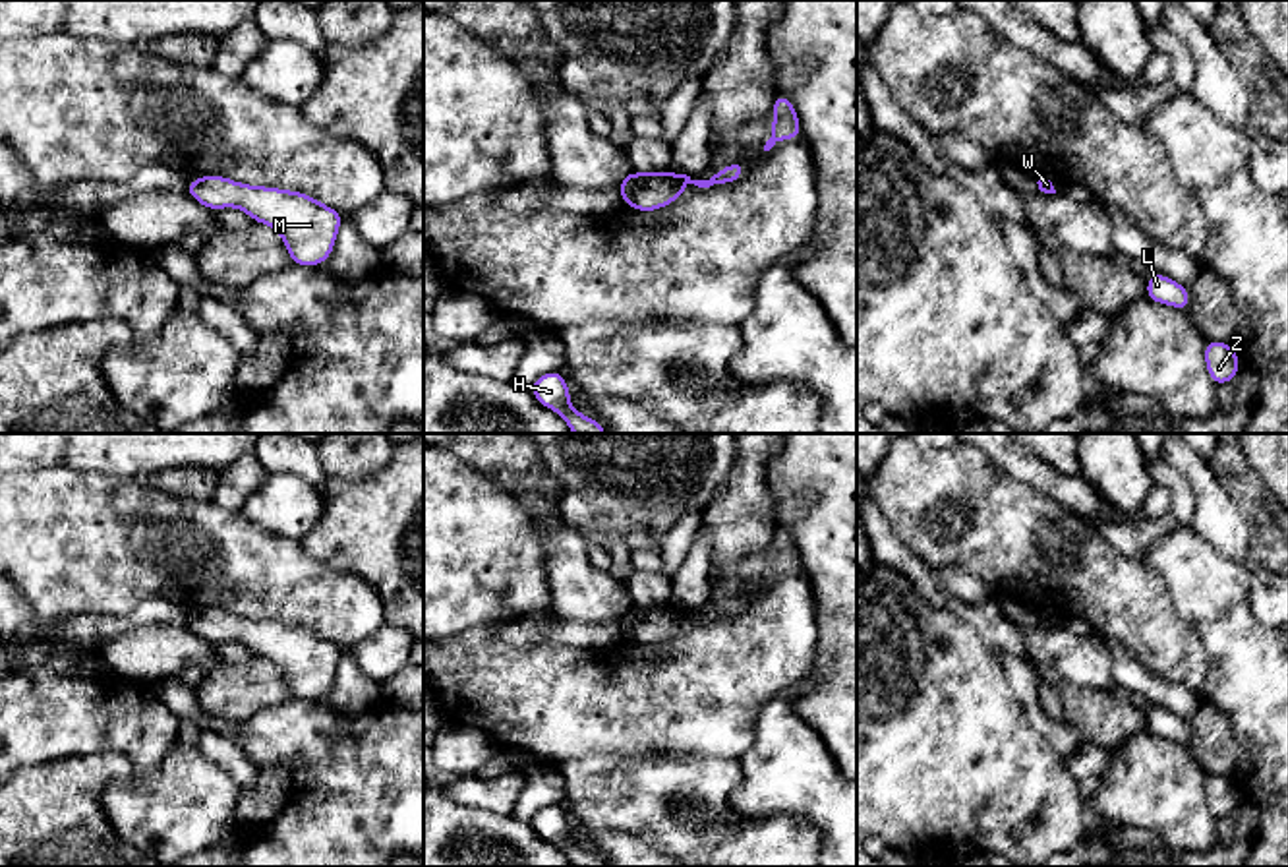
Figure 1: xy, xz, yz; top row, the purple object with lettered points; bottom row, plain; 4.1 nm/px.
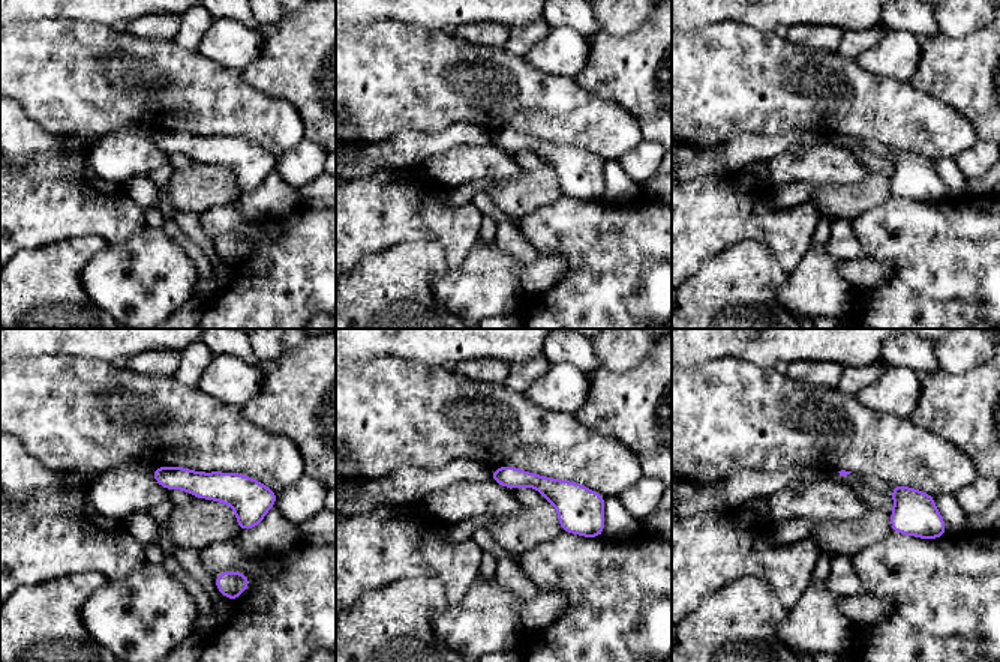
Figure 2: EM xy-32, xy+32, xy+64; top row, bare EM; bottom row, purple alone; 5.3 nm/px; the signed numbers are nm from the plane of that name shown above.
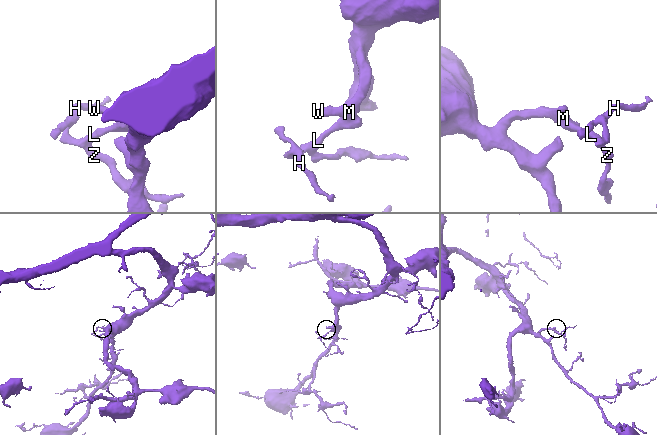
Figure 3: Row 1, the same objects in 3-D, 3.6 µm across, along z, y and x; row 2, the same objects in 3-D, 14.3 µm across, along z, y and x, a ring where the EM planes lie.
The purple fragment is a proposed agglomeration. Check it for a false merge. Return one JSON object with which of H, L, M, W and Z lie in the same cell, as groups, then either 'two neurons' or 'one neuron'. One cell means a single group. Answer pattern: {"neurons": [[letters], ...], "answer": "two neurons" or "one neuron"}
{"neurons": [["H", "L", "M", "W", "Z"]], "answer": "one neuron"}

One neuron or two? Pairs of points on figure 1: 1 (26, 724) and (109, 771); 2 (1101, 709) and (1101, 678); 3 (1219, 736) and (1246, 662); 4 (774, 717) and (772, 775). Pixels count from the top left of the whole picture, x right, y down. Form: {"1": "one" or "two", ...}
{"1": "two", "2": "two", "3": "two", "4": "one"}

